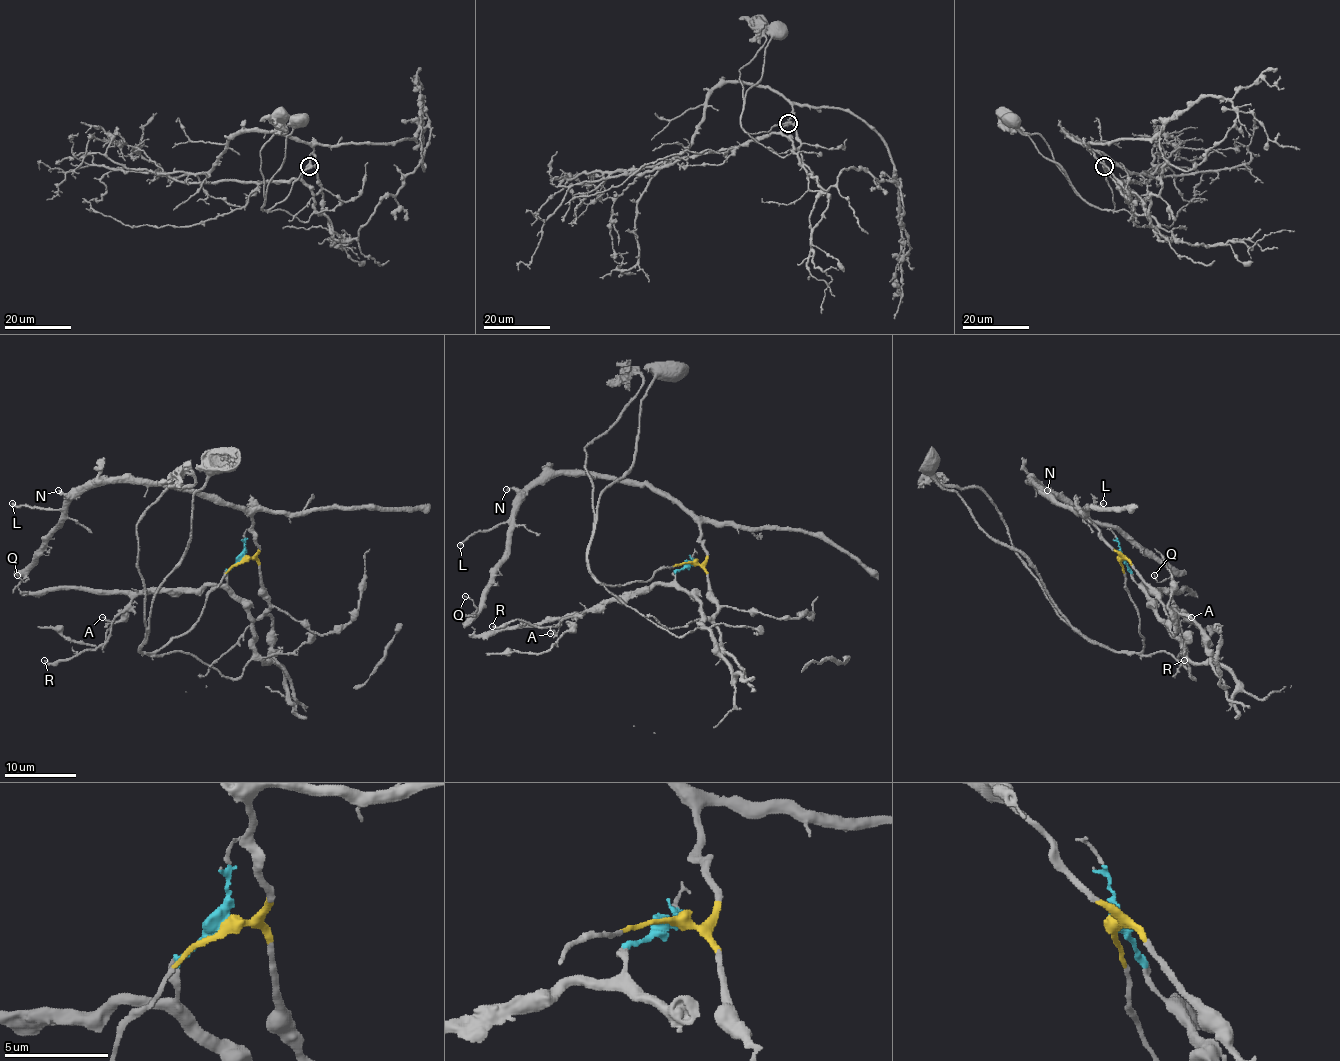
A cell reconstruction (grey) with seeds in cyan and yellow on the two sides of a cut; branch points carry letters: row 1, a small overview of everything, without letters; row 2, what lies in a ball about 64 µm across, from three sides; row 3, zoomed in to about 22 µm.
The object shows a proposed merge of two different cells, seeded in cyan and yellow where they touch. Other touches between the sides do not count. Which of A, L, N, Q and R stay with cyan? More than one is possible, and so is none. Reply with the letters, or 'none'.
A, R

